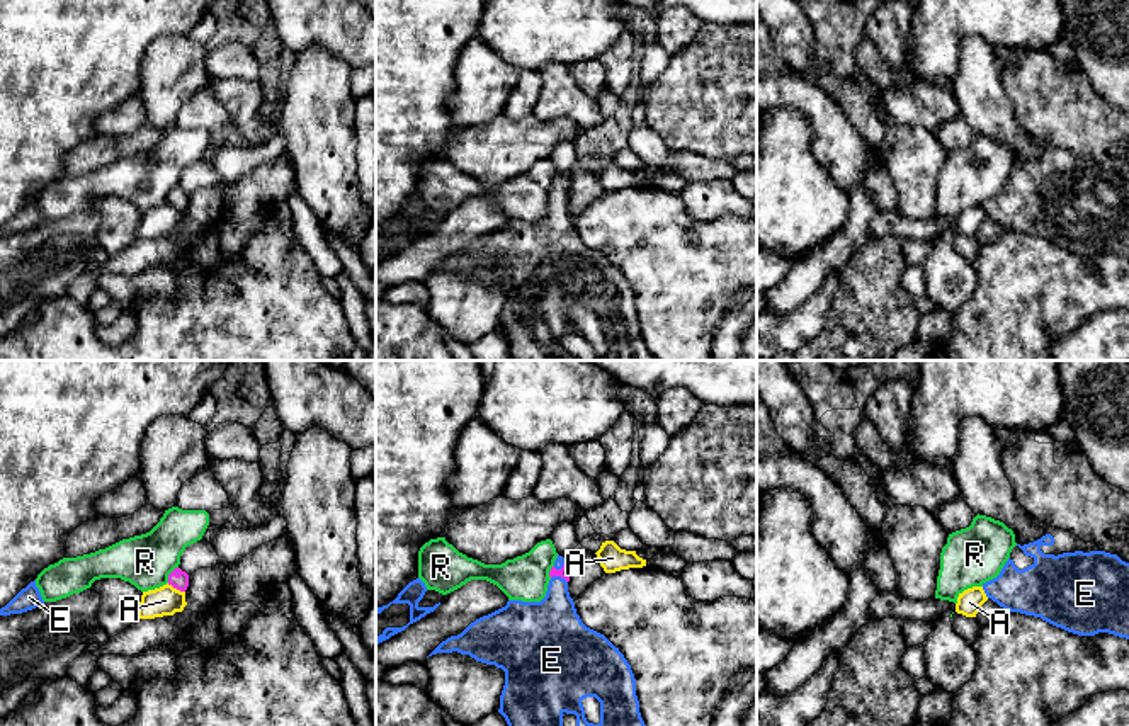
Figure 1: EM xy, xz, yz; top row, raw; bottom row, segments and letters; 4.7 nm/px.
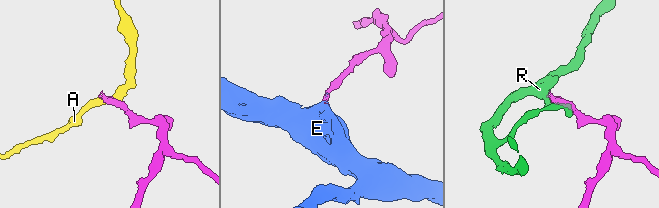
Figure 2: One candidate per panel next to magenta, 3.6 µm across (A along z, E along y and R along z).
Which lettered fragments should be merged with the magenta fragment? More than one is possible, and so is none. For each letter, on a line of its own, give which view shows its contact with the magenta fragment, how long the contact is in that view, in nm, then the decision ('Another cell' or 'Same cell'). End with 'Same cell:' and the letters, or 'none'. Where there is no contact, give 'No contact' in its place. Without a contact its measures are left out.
A: Touches magenta in xy. Shared border 100 nm. Another cell
E: Touches magenta in xz. Shared border 80 nm. Same cell
R: Touches magenta in xy. Shared border 90 nm. Another cell
Same cell: E

